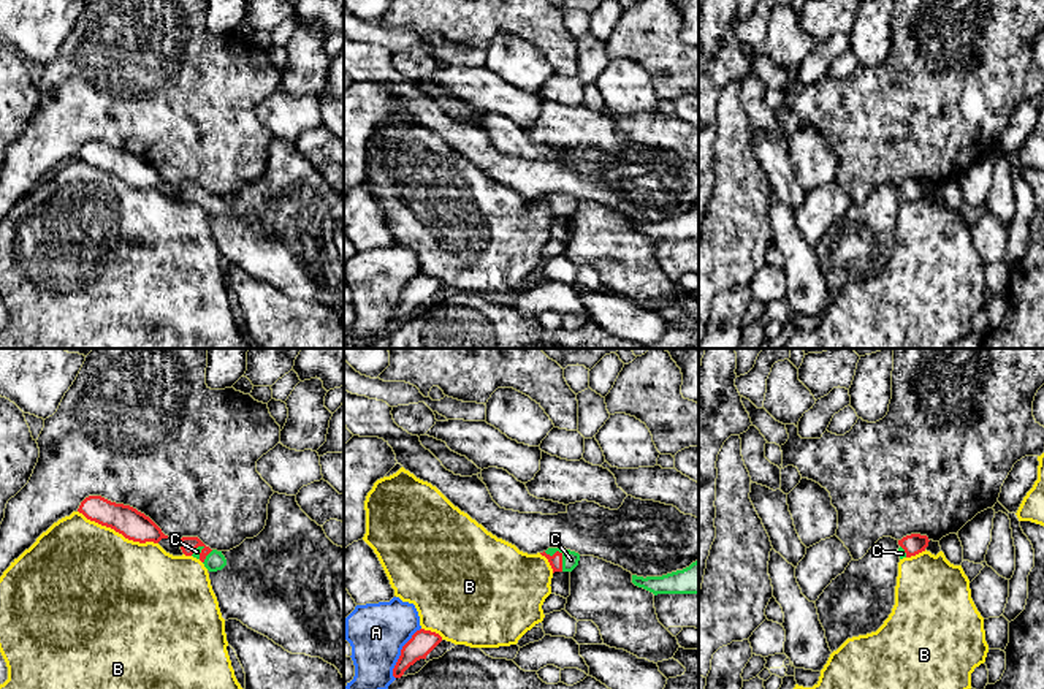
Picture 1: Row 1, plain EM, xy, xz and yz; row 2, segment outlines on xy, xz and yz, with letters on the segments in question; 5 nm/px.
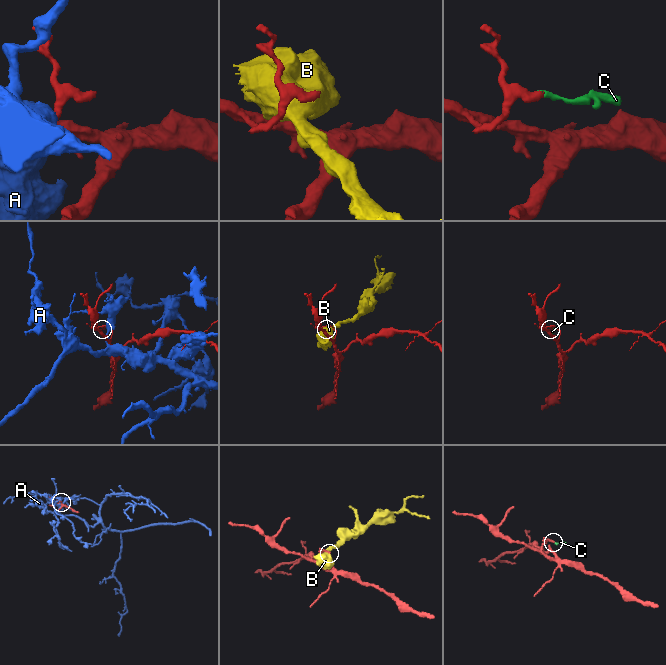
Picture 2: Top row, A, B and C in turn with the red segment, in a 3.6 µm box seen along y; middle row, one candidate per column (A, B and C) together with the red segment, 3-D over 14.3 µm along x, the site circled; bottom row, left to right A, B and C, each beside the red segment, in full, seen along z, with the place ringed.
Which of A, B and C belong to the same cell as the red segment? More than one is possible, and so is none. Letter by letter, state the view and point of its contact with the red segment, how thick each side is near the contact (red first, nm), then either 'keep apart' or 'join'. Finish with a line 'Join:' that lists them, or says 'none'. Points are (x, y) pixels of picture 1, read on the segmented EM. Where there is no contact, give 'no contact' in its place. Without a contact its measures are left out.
A: contact xz (401, 653); calibres 120 and 300 nm; keep apart
B: contact xy (118, 531); calibres 150 and 480 nm; keep apart
C: contact xz (561, 555); calibres 70 and 80 nm; join
Join: C

